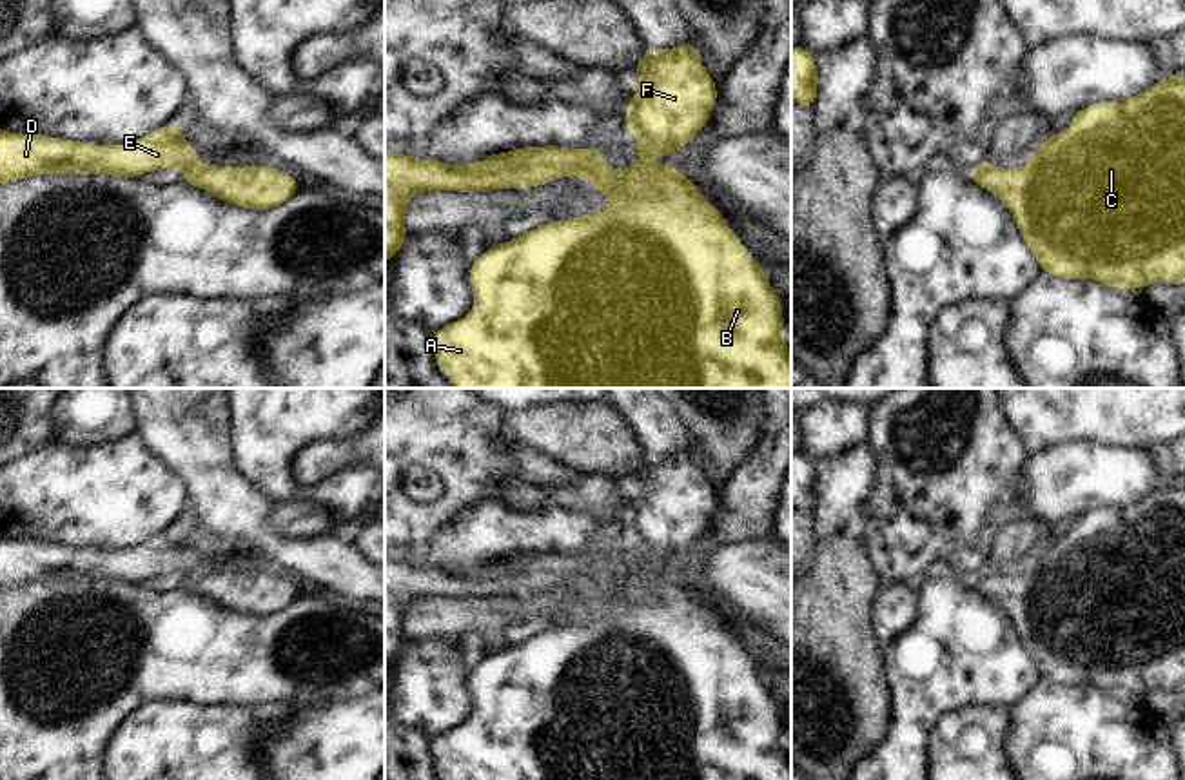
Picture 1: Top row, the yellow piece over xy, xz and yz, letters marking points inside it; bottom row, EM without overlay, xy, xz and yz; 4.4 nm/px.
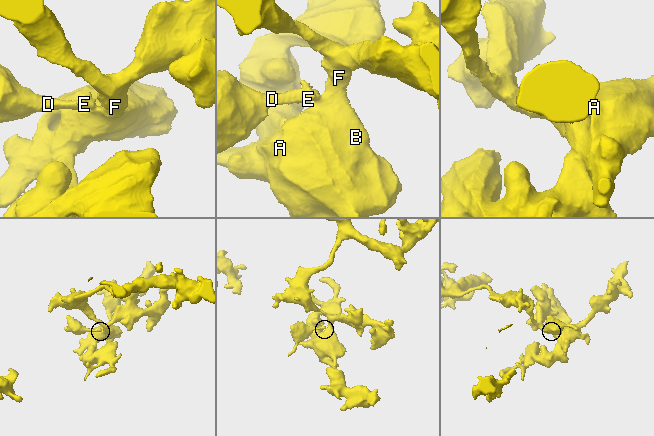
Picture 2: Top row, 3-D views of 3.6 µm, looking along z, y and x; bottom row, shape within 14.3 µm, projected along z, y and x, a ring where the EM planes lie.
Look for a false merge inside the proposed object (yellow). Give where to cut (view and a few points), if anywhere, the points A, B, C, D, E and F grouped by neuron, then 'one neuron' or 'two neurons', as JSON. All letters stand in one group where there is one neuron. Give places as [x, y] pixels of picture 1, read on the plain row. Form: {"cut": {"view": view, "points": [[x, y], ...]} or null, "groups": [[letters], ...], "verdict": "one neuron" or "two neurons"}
{"cut": {"view": "xy", "points": [[202, 572], [184, 584]]}, "groups": [["A", "B", "C", "F"], ["D", "E"]], "verdict": "two neurons"}

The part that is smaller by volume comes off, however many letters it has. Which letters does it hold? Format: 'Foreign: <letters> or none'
Foreign: D, E

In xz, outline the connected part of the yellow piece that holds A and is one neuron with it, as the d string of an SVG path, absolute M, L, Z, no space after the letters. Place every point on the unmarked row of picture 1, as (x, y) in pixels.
M693 448L666 457L644 457L632 475L639 479L639 497L630 504L622 530L641 546L639 571L628 571L619 577L608 575L595 591L601 602L606 600L610 604L606 619L597 617L583 624L550 628L515 646L506 646L499 653L488 653L470 671L470 691L475 704L472 718L432 738L434 760L443 780L791 780L782 709L766 686L762 671L749 662L749 657L733 640L713 609L700 602L697 593L668 566L673 553L684 555L690 544L710 528L719 499L713 483L700 470L700 461Z

